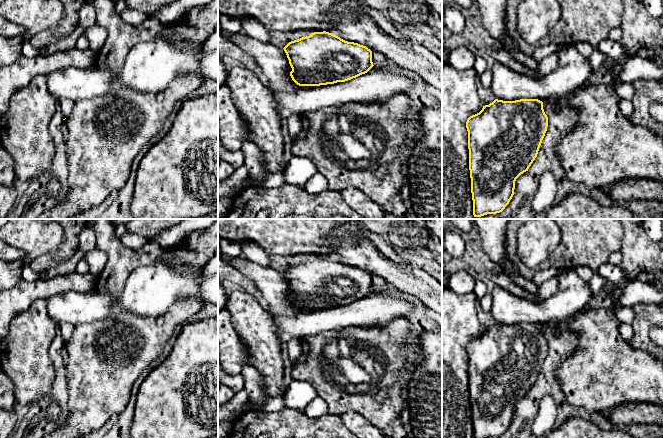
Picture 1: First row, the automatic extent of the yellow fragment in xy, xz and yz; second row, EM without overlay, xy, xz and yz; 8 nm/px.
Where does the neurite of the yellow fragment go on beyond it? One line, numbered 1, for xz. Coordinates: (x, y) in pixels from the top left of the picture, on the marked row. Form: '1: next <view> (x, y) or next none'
1: next none

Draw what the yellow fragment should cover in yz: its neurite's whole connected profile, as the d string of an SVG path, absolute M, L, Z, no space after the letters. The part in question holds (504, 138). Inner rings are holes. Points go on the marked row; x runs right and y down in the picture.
M495 99L466 122L473 215L502 212L514 195L516 179L528 171L537 157L548 127L543 102L538 99Z

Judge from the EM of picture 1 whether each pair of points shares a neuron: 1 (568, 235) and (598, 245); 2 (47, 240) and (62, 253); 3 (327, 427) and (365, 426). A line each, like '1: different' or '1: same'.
1: same
2: different
3: different

